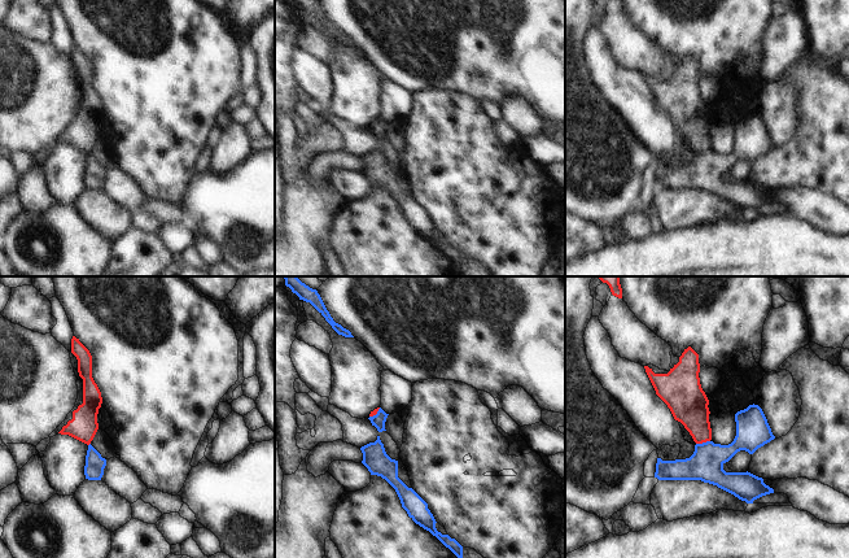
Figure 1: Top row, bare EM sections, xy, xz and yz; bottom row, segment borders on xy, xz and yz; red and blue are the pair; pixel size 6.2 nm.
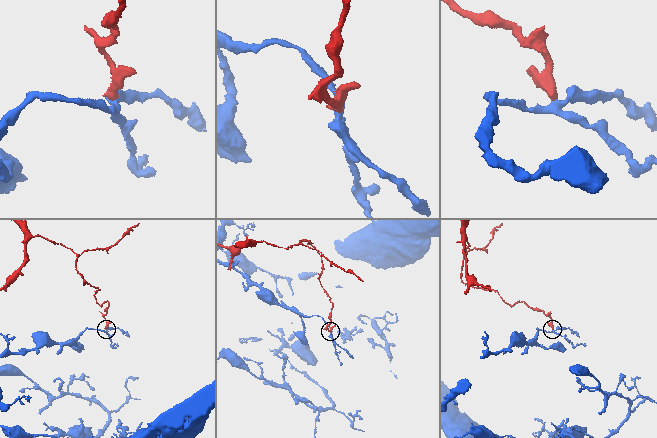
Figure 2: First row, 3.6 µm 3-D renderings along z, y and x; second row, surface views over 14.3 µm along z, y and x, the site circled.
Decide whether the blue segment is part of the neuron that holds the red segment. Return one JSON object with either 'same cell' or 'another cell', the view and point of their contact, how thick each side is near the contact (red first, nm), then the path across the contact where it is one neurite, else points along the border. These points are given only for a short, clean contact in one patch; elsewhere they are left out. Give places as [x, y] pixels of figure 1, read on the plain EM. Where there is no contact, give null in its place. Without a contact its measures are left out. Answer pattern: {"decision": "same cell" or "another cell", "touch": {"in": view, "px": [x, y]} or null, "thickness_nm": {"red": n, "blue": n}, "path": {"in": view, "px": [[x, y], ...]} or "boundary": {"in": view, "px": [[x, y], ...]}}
{"decision": "another cell", "touch": {"in": "yz", "px": [703, 151]}, "thickness_nm": {"red": 240, "blue": 200}, "boundary": {"in": "yz", "px": [[709, 149], [696, 153]]}}

